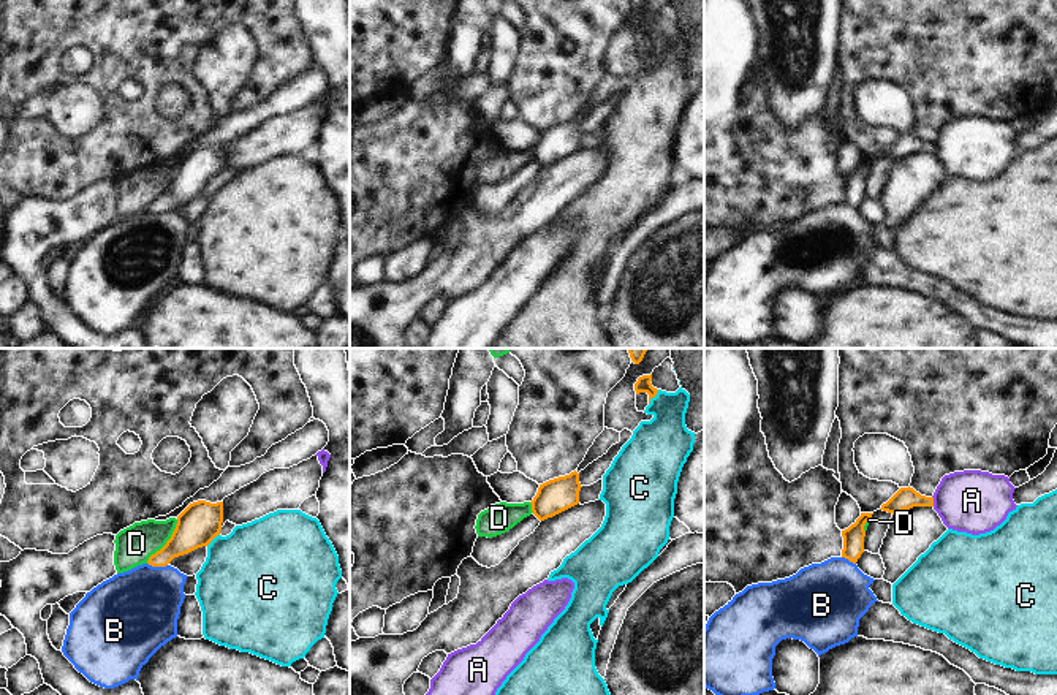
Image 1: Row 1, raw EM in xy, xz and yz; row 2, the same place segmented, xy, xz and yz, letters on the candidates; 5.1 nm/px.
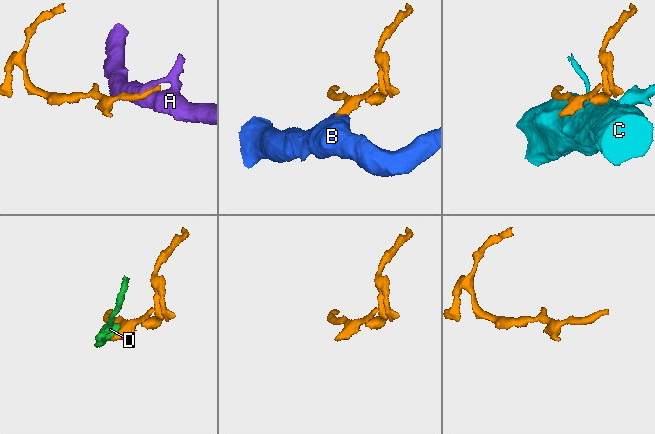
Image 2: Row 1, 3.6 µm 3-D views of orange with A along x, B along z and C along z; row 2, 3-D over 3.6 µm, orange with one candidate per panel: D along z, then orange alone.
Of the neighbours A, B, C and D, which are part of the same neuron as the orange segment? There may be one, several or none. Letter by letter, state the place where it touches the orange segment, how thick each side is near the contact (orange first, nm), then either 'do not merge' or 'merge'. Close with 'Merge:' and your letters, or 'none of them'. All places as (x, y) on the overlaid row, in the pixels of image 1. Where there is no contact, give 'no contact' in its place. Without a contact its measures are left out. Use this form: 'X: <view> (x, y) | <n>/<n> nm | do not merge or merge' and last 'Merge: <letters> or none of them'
A: yz (932, 501) | 110/320 nm | do not merge
B: xy (157, 565) | 180/420 nm | do not merge
C: xz (652, 396) | 80/280 nm | do not merge
D: xy (166, 542) | 220/190 nm | do not merge
Merge: none of them

